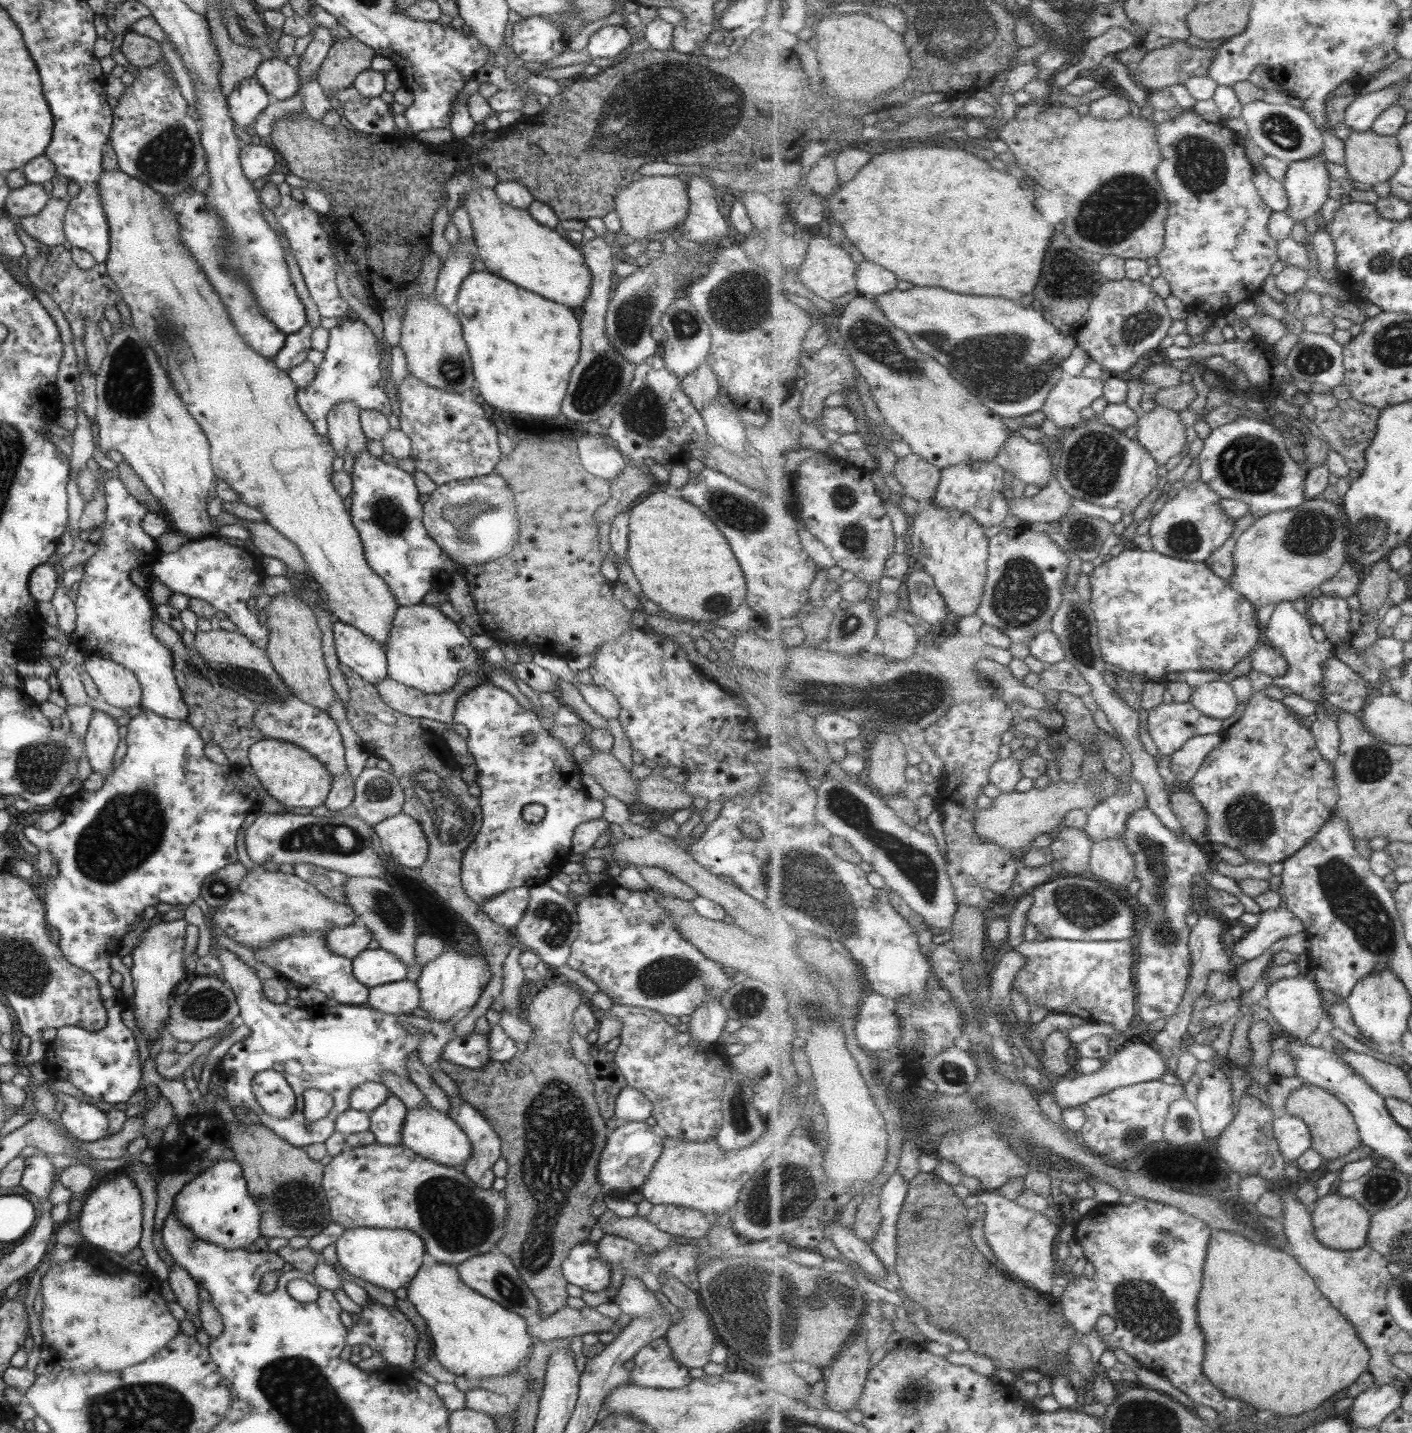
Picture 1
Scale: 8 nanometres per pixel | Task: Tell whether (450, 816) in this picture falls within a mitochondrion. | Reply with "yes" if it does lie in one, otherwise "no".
yes

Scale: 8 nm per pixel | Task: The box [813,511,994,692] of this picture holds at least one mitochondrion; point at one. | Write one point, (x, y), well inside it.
(853, 534)

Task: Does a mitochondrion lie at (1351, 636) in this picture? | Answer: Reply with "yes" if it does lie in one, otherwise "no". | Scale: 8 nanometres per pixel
no

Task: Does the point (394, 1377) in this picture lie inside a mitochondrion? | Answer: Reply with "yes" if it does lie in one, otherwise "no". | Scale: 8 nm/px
no

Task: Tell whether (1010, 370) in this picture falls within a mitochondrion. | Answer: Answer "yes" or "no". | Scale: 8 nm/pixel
yes

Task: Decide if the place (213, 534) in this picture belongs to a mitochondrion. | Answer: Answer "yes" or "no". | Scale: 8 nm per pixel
no

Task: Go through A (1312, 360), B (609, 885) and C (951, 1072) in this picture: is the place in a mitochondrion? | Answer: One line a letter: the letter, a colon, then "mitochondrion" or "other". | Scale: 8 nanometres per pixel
A: mitochondrion
B: other
C: mitochondrion

